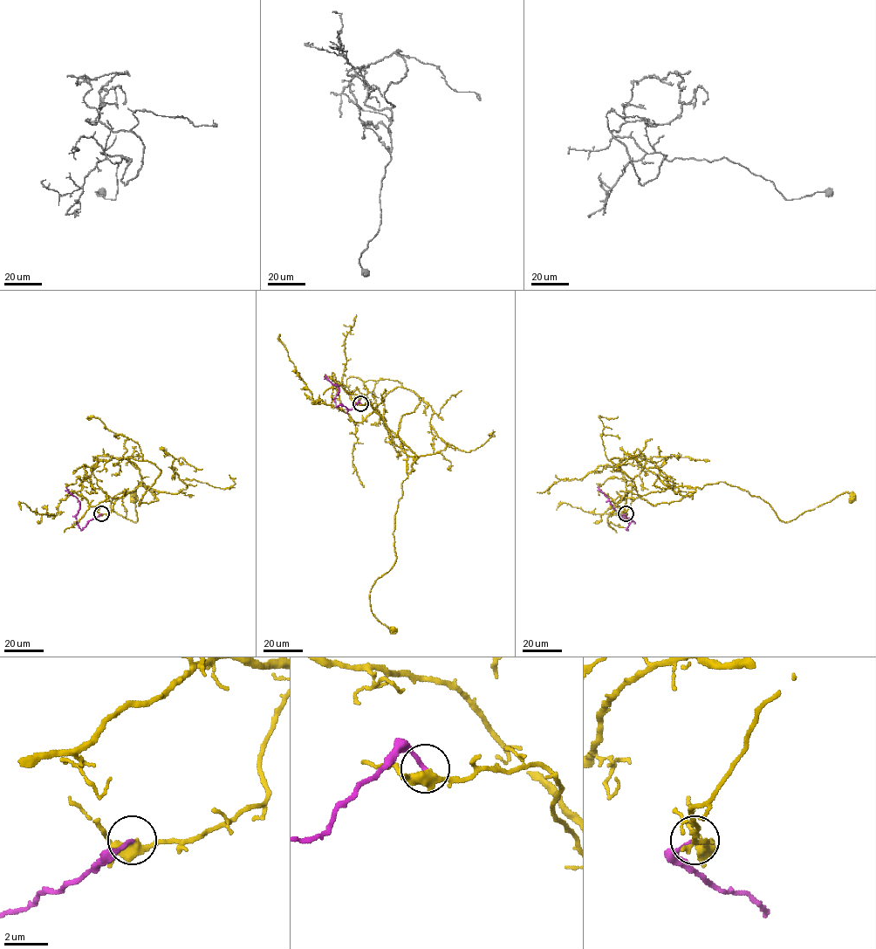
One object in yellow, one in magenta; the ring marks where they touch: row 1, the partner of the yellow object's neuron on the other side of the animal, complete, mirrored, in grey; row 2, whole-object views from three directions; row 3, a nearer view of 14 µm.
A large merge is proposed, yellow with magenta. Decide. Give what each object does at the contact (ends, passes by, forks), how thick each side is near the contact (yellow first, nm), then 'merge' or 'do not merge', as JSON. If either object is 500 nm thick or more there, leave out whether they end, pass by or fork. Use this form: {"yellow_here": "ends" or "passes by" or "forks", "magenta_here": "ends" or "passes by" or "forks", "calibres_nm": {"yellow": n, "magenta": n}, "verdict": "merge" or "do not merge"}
{"yellow_here": "forks", "magenta_here": "ends", "calibres_nm": {"yellow": 380, "magenta": 200}, "verdict": "do not merge"}

